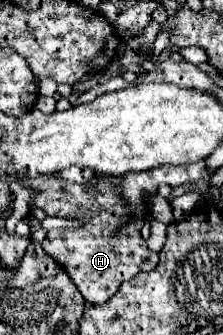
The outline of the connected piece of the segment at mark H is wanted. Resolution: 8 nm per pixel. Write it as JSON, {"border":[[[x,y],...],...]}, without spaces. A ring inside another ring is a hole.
{"border":[[[198,161],[198,163],[190,163],[190,165],[158,165],[158,167],[154,167],[146,173],[128,173],[120,187],[106,187],[102,191],[98,187],[84,189],[84,185],[72,183],[72,181],[62,183],[62,179],[54,179],[52,175],[26,179],[26,181],[20,181],[20,185],[34,193],[34,197],[30,199],[29,204],[42,209],[46,215],[66,217],[66,219],[80,219],[80,221],[86,223],[80,229],[48,231],[46,239],[42,241],[42,247],[50,257],[54,257],[68,271],[68,275],[72,277],[72,281],[76,283],[76,287],[80,289],[84,299],[92,305],[100,305],[100,303],[108,301],[124,281],[138,275],[140,271],[154,271],[156,265],[158,265],[158,253],[150,251],[146,241],[140,235],[140,229],[144,225],[144,217],[150,211],[150,195],[156,193],[158,185],[168,183],[174,189],[174,187],[184,185],[184,183],[196,183],[204,177],[206,177],[206,161]]]}

